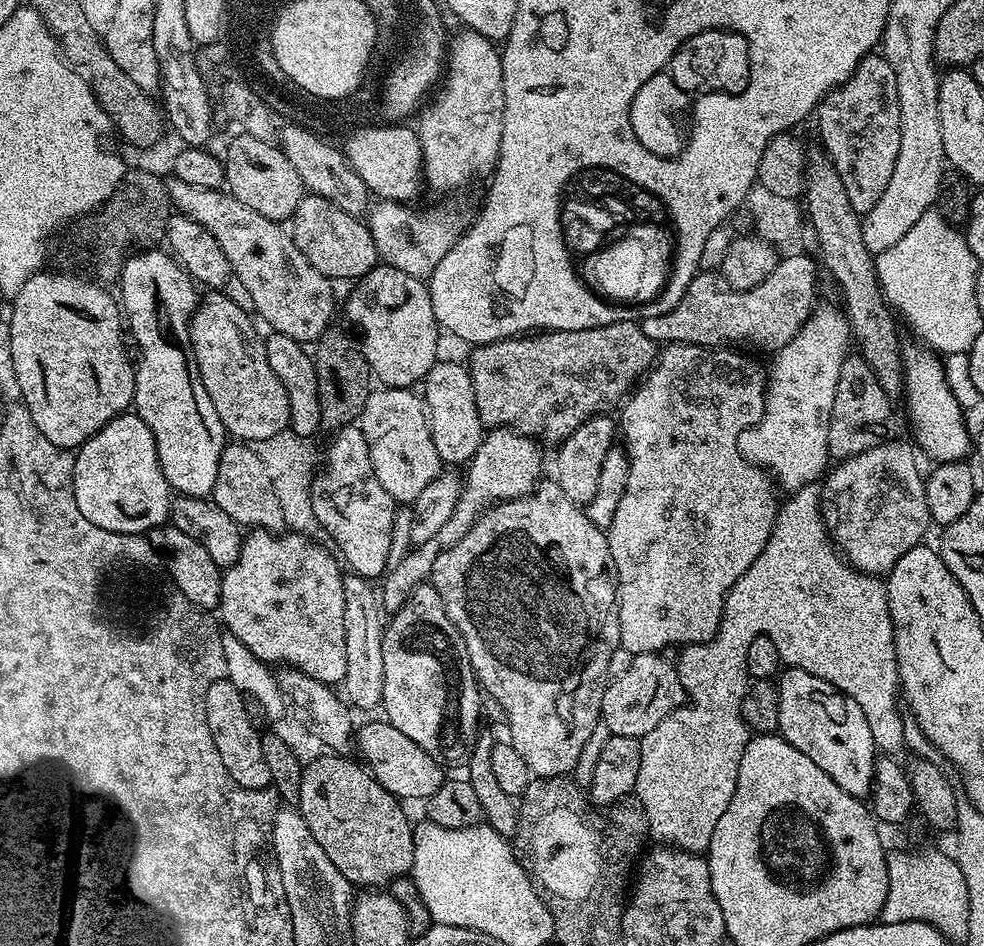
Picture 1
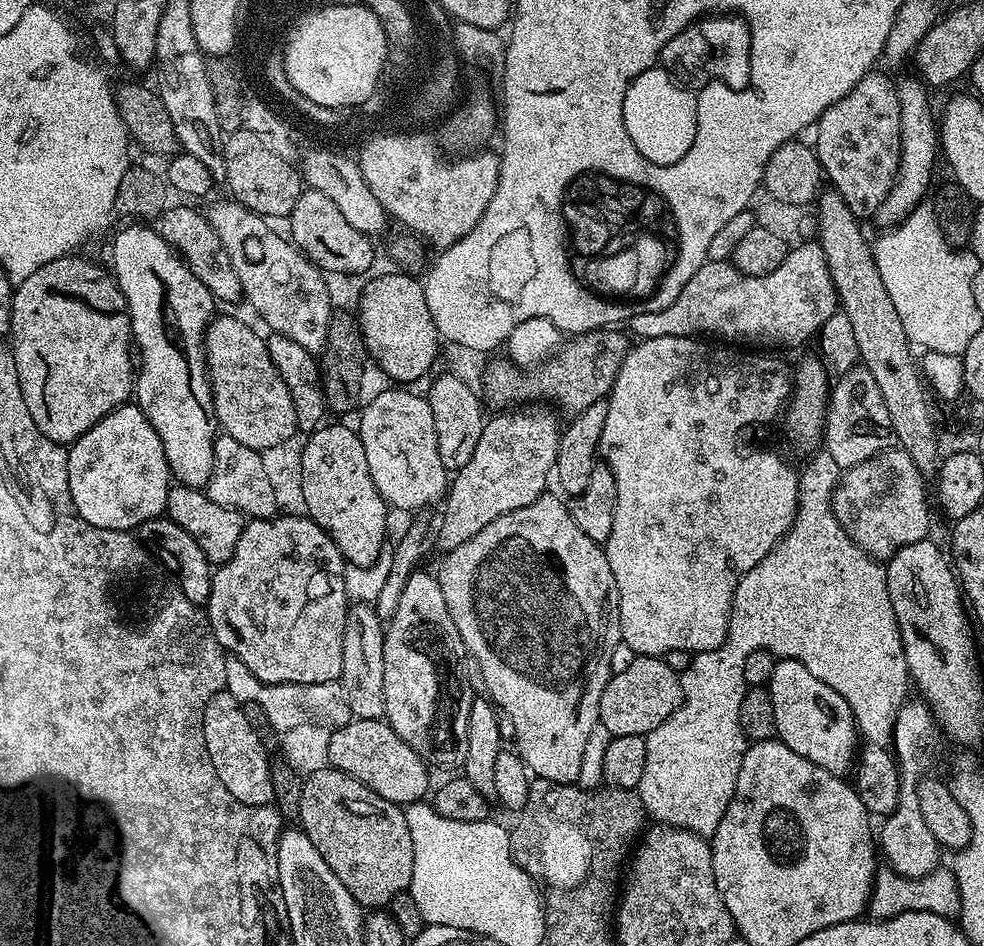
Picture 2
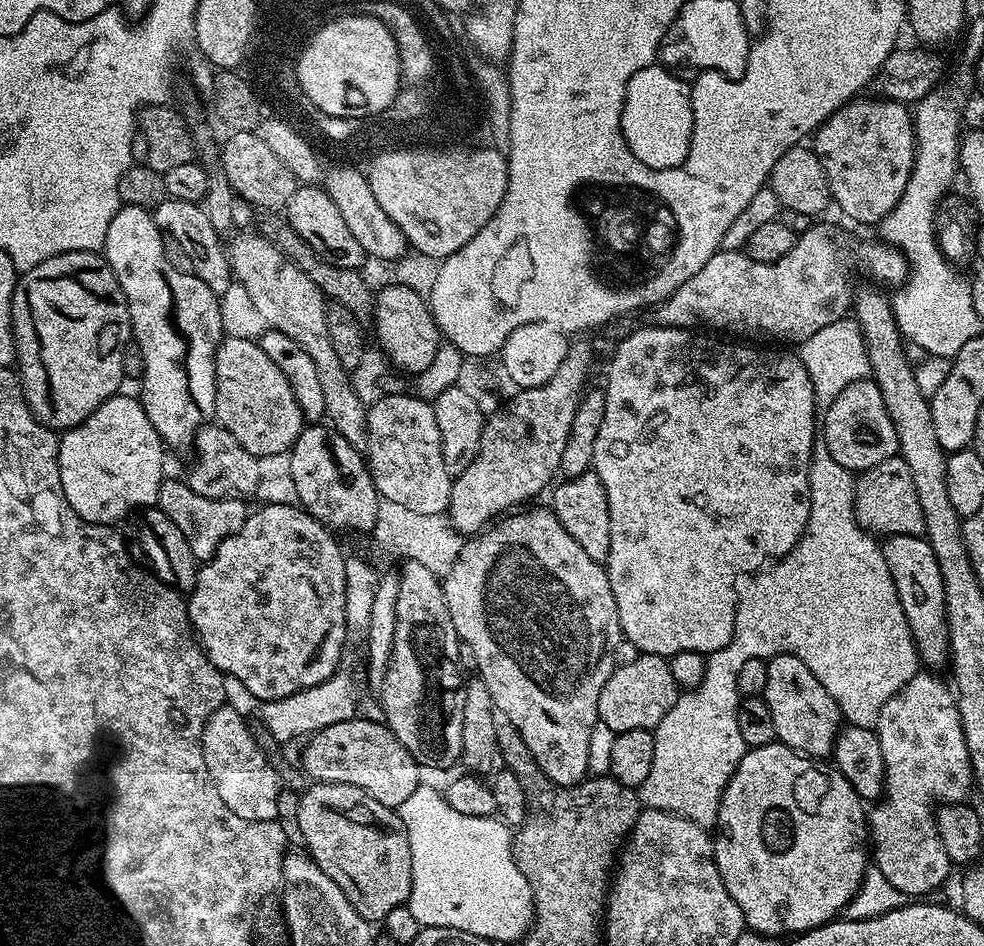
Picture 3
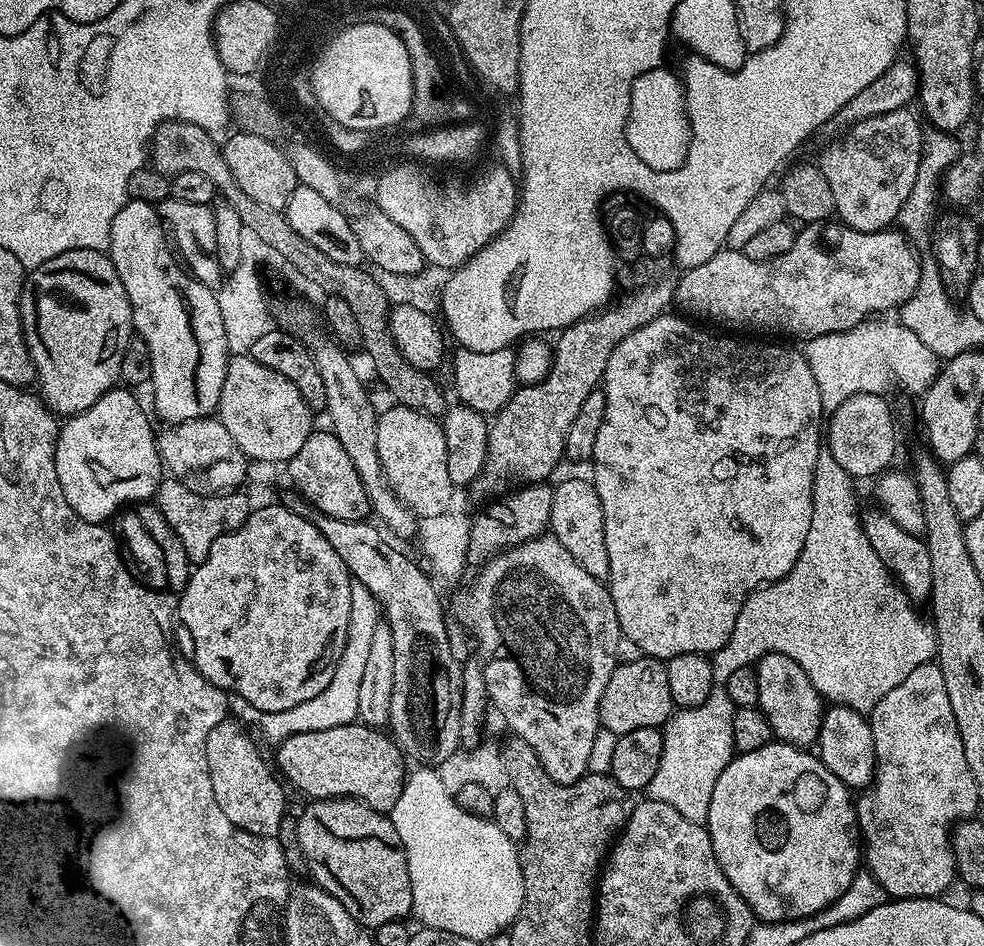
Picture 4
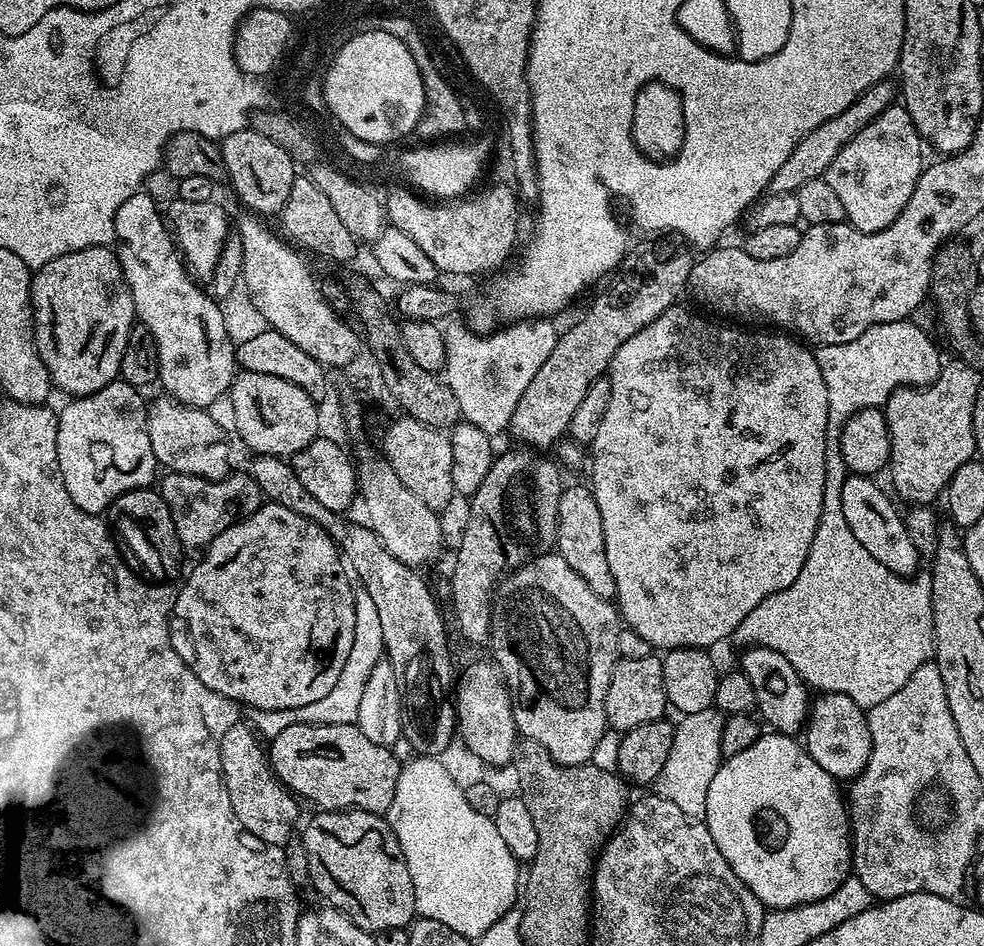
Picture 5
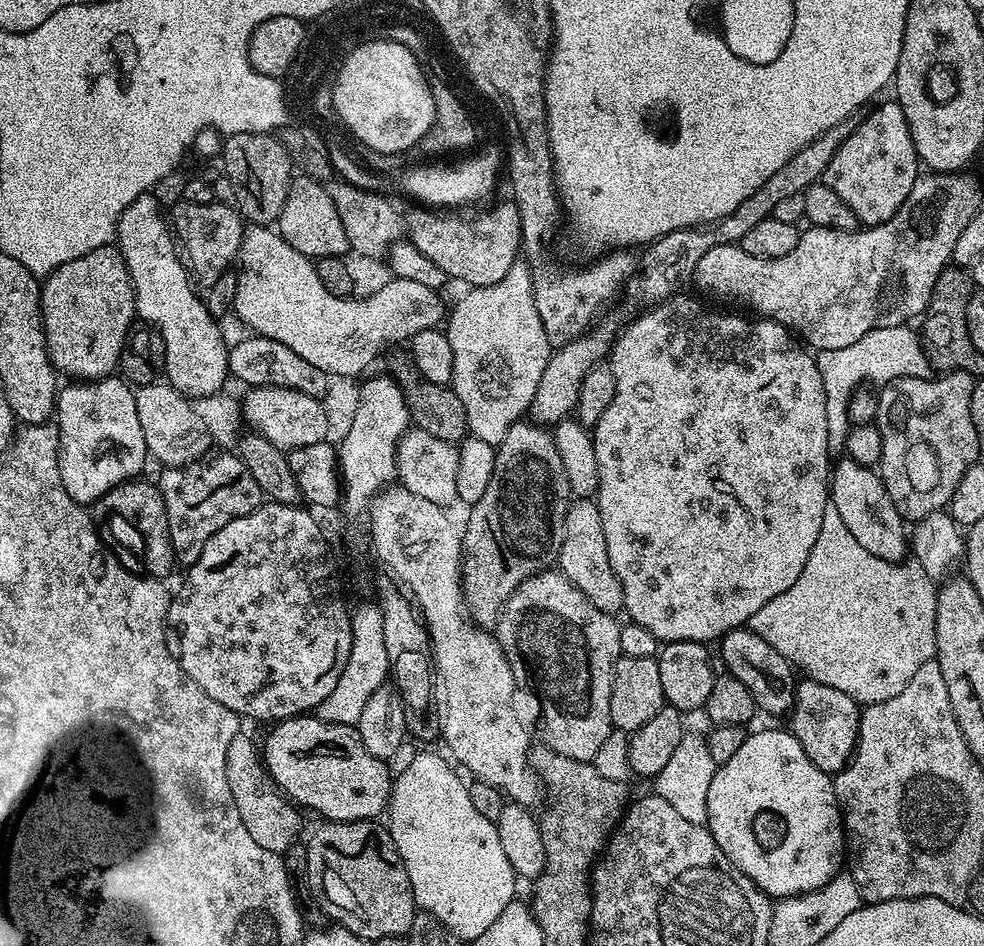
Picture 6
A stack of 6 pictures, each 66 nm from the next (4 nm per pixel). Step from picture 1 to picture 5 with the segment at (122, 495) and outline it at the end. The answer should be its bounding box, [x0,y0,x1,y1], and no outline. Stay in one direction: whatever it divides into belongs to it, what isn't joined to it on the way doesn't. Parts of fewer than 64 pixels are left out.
[58,378,158,513]

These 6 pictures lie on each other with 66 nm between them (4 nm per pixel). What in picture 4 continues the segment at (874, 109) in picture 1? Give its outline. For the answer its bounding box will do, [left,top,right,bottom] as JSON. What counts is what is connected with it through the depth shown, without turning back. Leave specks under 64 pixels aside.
[818,108,924,232]

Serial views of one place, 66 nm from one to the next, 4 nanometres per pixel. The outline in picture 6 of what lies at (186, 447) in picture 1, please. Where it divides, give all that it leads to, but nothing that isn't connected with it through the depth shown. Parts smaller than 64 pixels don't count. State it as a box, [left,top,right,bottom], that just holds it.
[115,194,230,398]

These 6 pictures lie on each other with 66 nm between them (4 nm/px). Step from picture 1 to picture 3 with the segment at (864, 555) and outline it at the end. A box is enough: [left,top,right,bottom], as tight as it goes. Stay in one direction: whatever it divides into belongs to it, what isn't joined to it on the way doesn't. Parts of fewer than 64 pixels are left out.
[856,454,924,537]

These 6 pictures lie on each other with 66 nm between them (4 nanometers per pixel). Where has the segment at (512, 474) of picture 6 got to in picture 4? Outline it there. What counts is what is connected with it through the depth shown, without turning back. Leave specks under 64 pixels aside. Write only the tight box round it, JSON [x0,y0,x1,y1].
[468,482,552,565]

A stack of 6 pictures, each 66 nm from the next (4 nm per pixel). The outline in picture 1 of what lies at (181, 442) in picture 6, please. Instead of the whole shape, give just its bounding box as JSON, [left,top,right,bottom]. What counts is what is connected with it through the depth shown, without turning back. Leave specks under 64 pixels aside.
[211,442,284,533]

